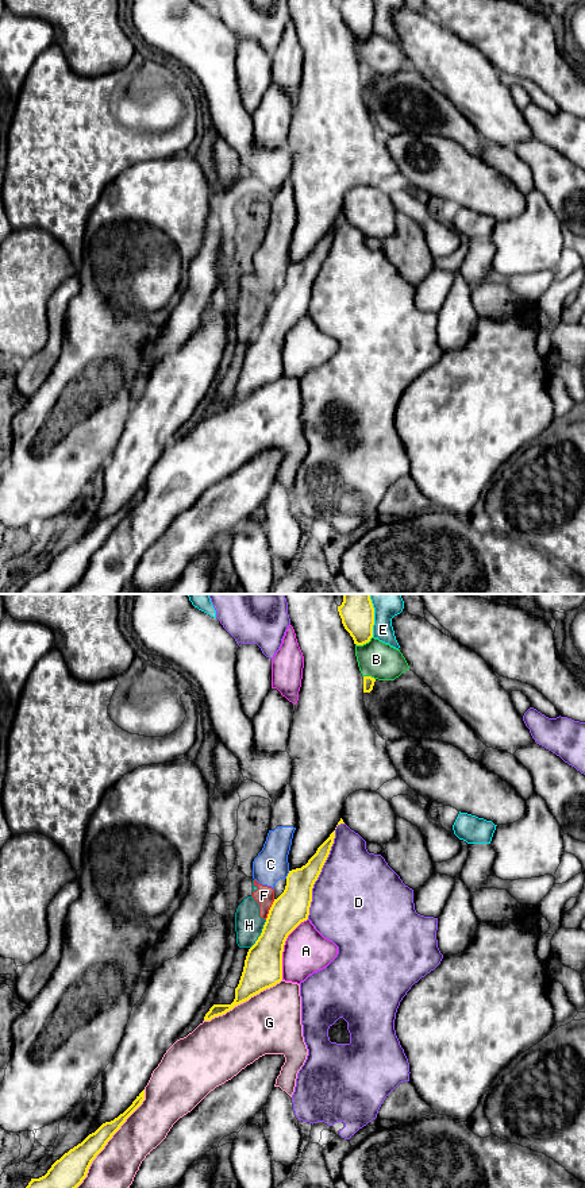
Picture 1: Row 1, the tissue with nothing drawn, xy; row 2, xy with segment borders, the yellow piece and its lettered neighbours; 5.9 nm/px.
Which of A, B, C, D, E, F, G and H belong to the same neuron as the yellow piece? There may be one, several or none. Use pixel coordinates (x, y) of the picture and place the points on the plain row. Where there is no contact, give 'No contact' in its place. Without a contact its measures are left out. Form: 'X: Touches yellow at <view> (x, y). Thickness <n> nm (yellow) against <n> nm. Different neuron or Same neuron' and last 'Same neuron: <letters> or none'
A: Touches yellow at xy (283, 343). Thickness 220 nm (yellow) against 260 nm. Different neuron
B: Touches yellow at xy (364, 38). Thickness 190 nm (yellow) against 220 nm. Different neuron
C: Touches yellow at xy (288, 270). Thickness 200 nm (yellow) against 200 nm. Different neuron
D: Touches yellow at xy (320, 265). Thickness 190 nm (yellow) against 480 nm. Different neuron
E: Touches yellow at xy (373, 16). Thickness 190 nm (yellow) against 120 nm. Different neuron
F: Touches yellow at xy (270, 304). Thickness 200 nm (yellow) against 110 nm. Different neuron
G: Touches yellow at xy (106, 539). Thickness 190 nm (yellow) against 260 nm. Different neuron
H: Touches yellow at xy (261, 330). Thickness 220 nm (yellow) against 170 nm. Different neuron
Same neuron: none

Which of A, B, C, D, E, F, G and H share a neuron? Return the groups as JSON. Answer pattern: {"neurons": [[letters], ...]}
{"neurons": [["A"], ["B"], ["C", "F", "H"], ["D"], ["E"], ["G"]]}

